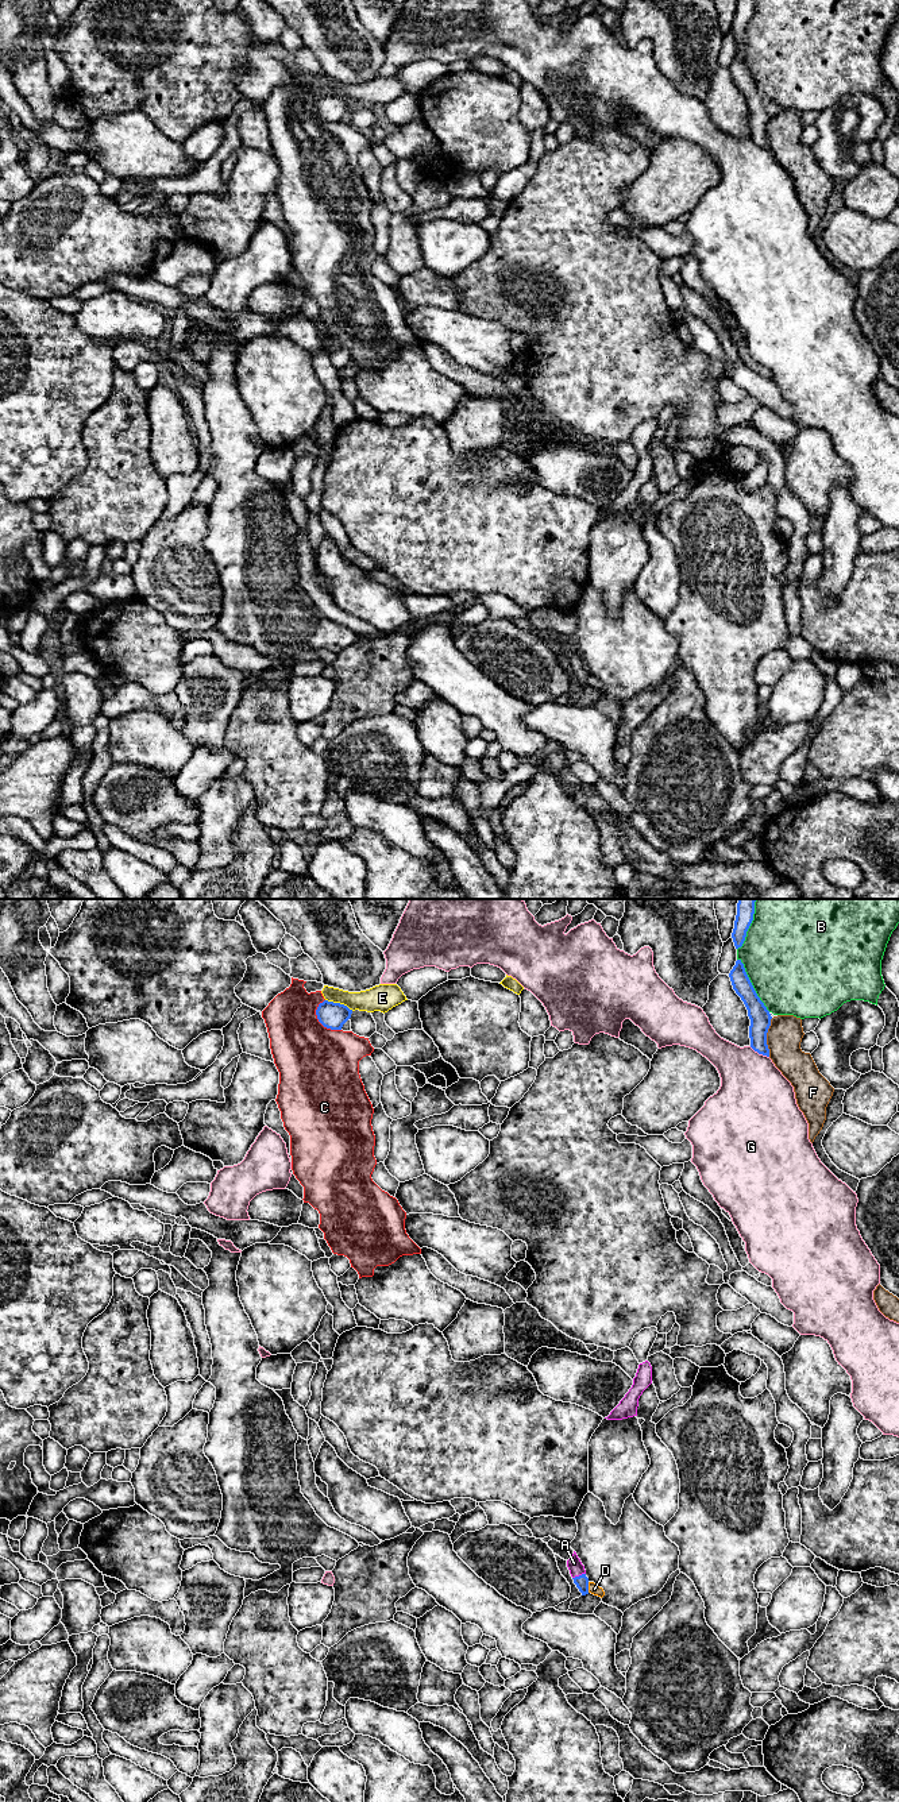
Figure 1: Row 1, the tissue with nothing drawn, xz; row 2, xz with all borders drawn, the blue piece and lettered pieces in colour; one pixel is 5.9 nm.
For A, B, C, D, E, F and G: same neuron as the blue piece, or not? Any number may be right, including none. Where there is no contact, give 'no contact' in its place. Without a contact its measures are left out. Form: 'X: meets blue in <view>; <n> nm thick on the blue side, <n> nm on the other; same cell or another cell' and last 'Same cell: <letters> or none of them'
A: meets blue in xz; 80 nm thick on the blue side, 90 nm on the other; same cell
B: meets blue in xz; 130 nm thick on the blue side, 500 nm on the other; another cell
C: meets blue in xz; 160 nm thick on the blue side, 440 nm on the other; another cell
D: meets blue in xz; 80 nm thick on the blue side, 70 nm on the other; another cell
E: meets blue in xz; 160 nm thick on the blue side, 160 nm on the other; another cell
F: meets blue in xz; 130 nm thick on the blue side, 200 nm on the other; another cell
G: meets blue in xz; 130 nm thick on the blue side, 420 nm on the other; another cell
Same cell: A

